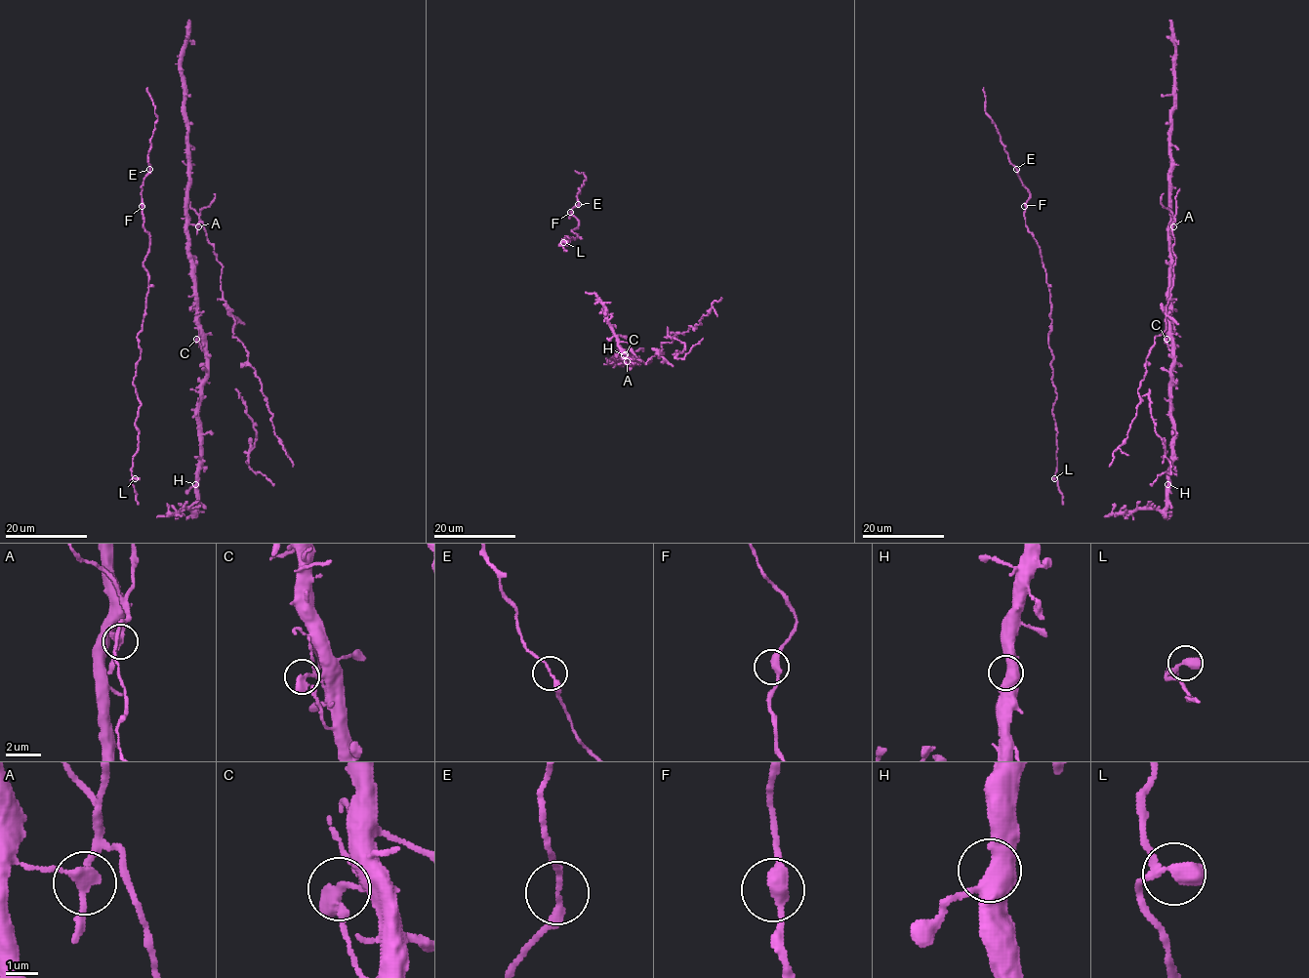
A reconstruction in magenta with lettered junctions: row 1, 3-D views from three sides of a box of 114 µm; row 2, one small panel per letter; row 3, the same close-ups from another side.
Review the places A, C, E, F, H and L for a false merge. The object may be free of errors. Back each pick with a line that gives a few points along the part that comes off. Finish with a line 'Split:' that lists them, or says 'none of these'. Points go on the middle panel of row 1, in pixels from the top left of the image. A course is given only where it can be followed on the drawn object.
Split: A

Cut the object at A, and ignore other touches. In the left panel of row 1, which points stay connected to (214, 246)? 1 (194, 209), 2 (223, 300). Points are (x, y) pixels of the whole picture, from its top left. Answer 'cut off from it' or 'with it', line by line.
1: with it
2: with it

